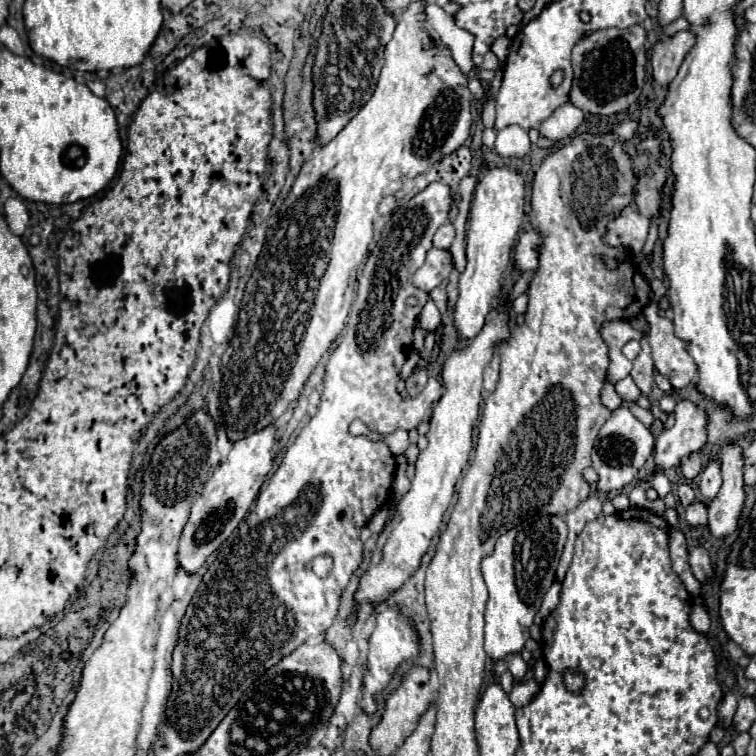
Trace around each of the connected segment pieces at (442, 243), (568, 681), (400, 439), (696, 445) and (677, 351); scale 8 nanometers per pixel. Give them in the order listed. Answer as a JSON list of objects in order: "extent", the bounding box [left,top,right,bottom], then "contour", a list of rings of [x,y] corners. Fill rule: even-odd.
[{"extent":[433,222,455,250],"contour":[[[447,222],[447,224],[443,224],[443,226],[435,232],[435,236],[433,236],[433,246],[447,250],[447,248],[451,246],[453,238],[455,238],[455,228],[453,228],[451,222]]]},{"extent":[565,672,583,692],"contour":[[[565,672],[565,686],[571,692],[579,692],[579,688],[583,688],[583,676],[579,676],[577,672]]]},{"extent":[385,428,409,456],"contour":[[[399,428],[399,430],[391,432],[391,434],[385,438],[385,442],[387,442],[391,454],[397,456],[397,454],[403,454],[403,452],[407,450],[407,446],[409,446],[409,436],[407,436],[405,430]]]},{"extent":[655,398,707,470],"contour":[[[681,398],[675,406],[675,424],[655,440],[657,468],[669,470],[679,466],[683,454],[701,450],[707,442],[707,414],[689,398]]]},{"extent":[643,302,697,390],"contour":[[[651,302],[643,310],[643,316],[649,324],[647,340],[651,346],[655,368],[665,378],[669,378],[669,382],[673,384],[675,390],[685,388],[697,372],[697,366],[695,366],[691,354],[687,352],[687,342],[675,336],[673,322],[659,316],[659,308],[655,302]]]}]

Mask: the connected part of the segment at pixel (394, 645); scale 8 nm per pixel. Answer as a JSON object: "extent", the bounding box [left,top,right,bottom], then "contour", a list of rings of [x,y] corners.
{"extent":[359,610,419,714],"contour":[[[397,610],[379,612],[379,616],[377,616],[377,628],[371,634],[371,640],[369,640],[369,672],[363,678],[365,690],[363,690],[363,698],[361,698],[359,706],[365,712],[373,714],[375,712],[373,694],[377,694],[377,690],[381,690],[381,688],[385,688],[389,684],[395,668],[403,660],[413,660],[417,654],[419,654],[419,638],[417,638],[413,626],[409,624],[409,620],[403,618]]]}

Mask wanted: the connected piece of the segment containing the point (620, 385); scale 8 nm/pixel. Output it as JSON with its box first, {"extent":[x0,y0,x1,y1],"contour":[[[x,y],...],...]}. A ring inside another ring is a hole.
{"extent":[615,376,641,402],"contour":[[[631,376],[619,380],[619,382],[615,384],[615,392],[617,392],[621,398],[633,400],[633,402],[637,400],[637,396],[641,396],[641,392],[639,392],[639,388],[635,388],[635,382],[631,380]]]}

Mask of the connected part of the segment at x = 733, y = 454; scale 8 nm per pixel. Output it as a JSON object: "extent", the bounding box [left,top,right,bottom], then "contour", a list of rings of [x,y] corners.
{"extent":[707,442,745,536],"contour":[[[737,442],[725,444],[719,454],[721,460],[721,474],[723,474],[723,486],[717,492],[717,496],[709,502],[707,514],[709,514],[709,530],[713,536],[729,536],[737,528],[737,520],[745,502],[743,492],[743,450]]]}

